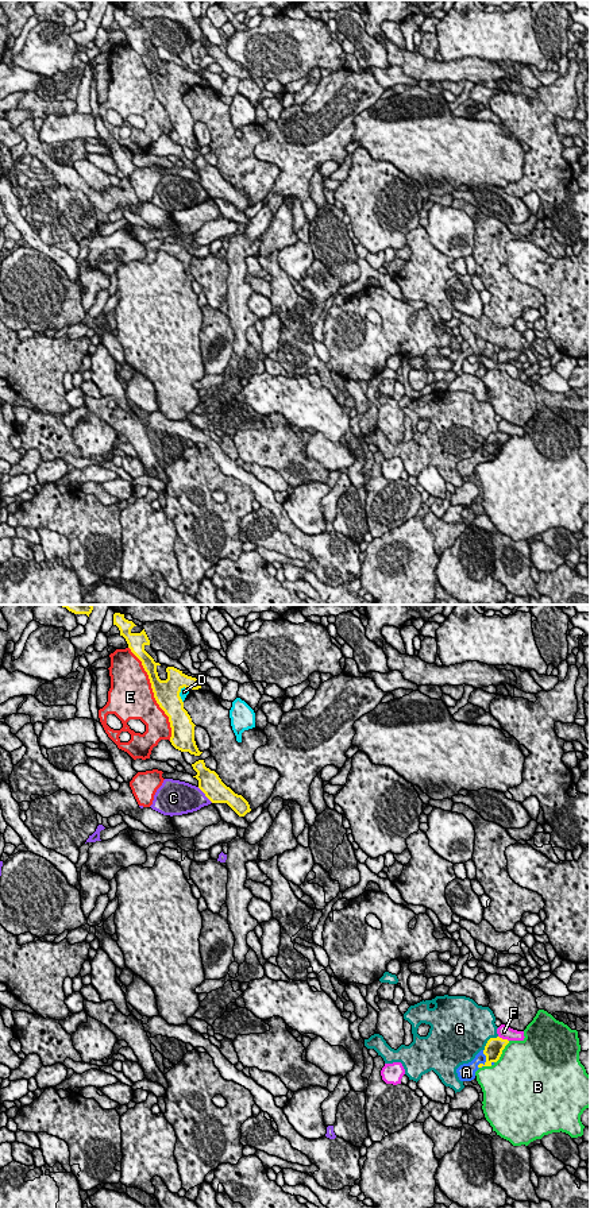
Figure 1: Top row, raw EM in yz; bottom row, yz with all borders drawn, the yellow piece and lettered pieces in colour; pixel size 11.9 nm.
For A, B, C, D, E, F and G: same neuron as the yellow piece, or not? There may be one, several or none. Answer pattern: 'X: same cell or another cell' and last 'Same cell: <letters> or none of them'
A: same cell
B: another cell
C: another cell
D: another cell
E: another cell
F: another cell
G: another cell
Same cell: A

